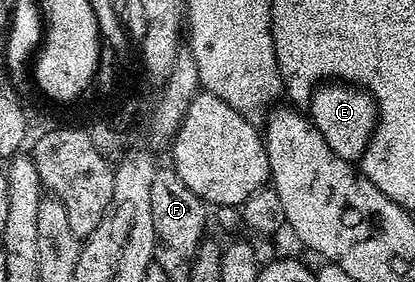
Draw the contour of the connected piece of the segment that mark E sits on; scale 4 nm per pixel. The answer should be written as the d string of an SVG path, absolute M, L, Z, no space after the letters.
M328 82L317 87L308 103L308 116L322 139L342 159L361 159L378 123L377 102L365 90L343 82Z

